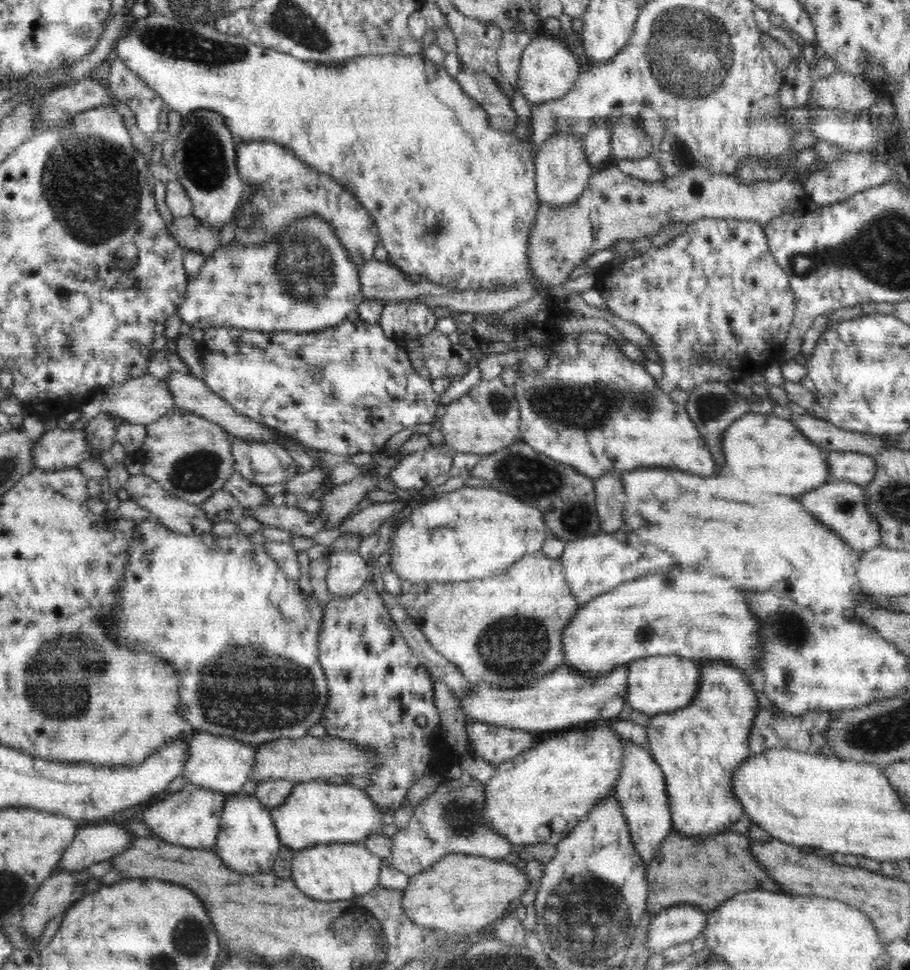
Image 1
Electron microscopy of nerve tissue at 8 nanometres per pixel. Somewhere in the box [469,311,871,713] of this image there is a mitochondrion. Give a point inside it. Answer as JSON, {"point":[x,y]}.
{"point":[587,406]}

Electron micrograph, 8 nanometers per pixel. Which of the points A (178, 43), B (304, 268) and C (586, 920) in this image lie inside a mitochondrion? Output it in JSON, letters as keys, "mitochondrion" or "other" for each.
{"A":"mitochondrion","B":"mitochondrion","C":"mitochondrion"}

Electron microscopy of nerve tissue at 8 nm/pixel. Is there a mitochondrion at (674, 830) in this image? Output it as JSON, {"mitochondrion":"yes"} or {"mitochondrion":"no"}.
{"mitochondrion":"no"}

